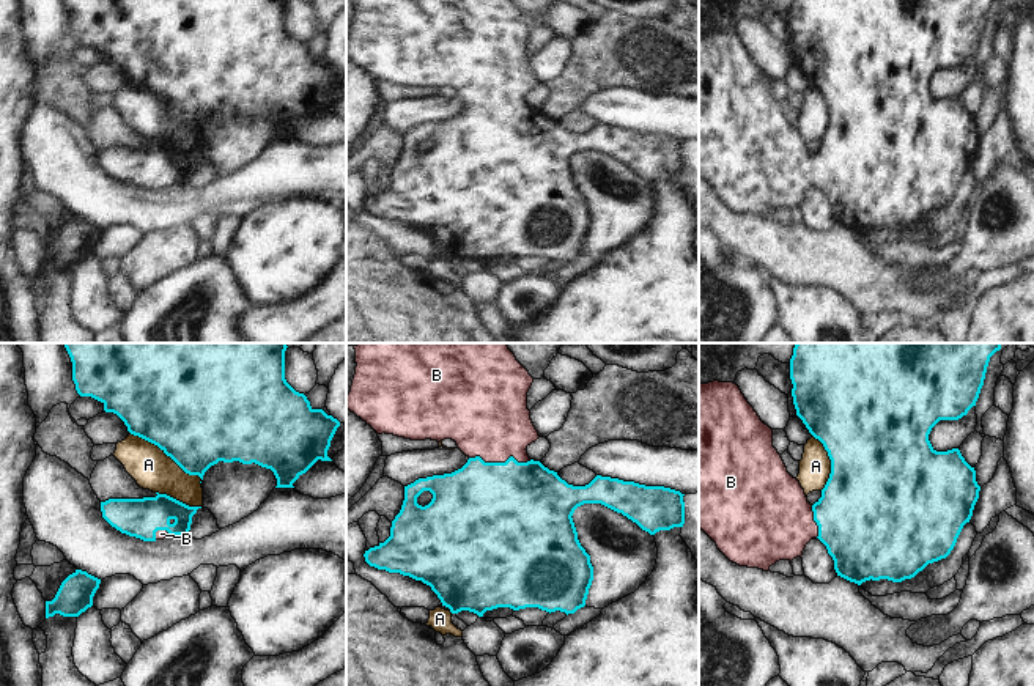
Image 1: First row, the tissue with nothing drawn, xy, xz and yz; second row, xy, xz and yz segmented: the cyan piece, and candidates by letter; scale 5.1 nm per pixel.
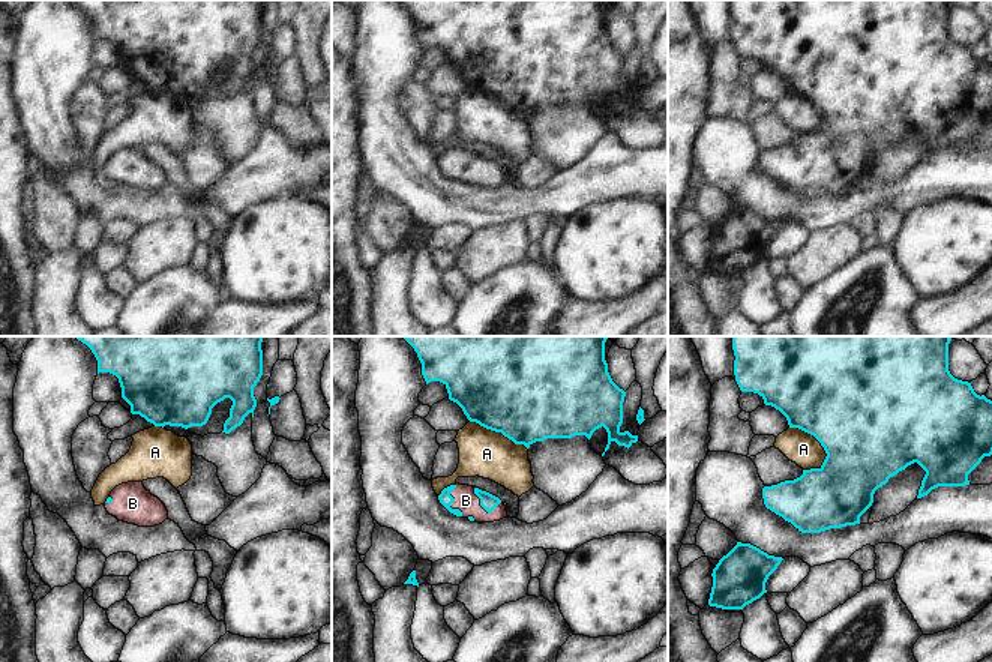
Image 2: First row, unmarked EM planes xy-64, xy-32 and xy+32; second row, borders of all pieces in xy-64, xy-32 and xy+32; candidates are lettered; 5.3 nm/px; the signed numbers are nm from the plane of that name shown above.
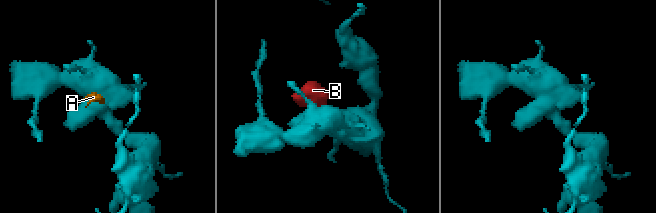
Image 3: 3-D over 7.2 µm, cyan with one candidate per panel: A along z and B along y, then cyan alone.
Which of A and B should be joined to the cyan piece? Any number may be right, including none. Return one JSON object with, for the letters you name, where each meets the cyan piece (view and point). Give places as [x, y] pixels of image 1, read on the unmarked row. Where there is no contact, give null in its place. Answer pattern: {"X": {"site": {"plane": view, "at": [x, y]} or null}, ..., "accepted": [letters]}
{"B": {"site": {"plane": "xz", "at": [501, 110]}}, "accepted": ["B"]}

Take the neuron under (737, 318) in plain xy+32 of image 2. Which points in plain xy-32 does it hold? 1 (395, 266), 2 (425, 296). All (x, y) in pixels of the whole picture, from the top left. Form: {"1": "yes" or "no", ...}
{"1": "yes", "2": "no"}

